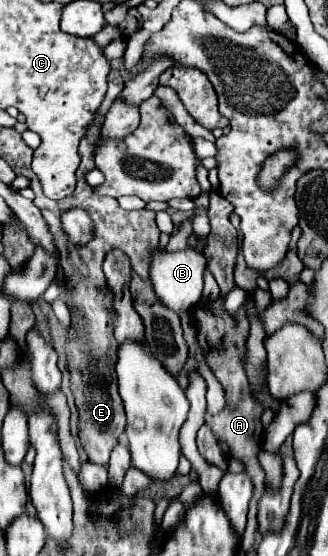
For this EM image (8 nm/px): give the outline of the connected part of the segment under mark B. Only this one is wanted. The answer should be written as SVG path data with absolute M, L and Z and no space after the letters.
M185 249L177 253L157 253L151 265L151 283L161 303L173 309L175 313L197 305L203 291L205 265L207 265L207 259L203 257L203 253L197 253L193 249Z

